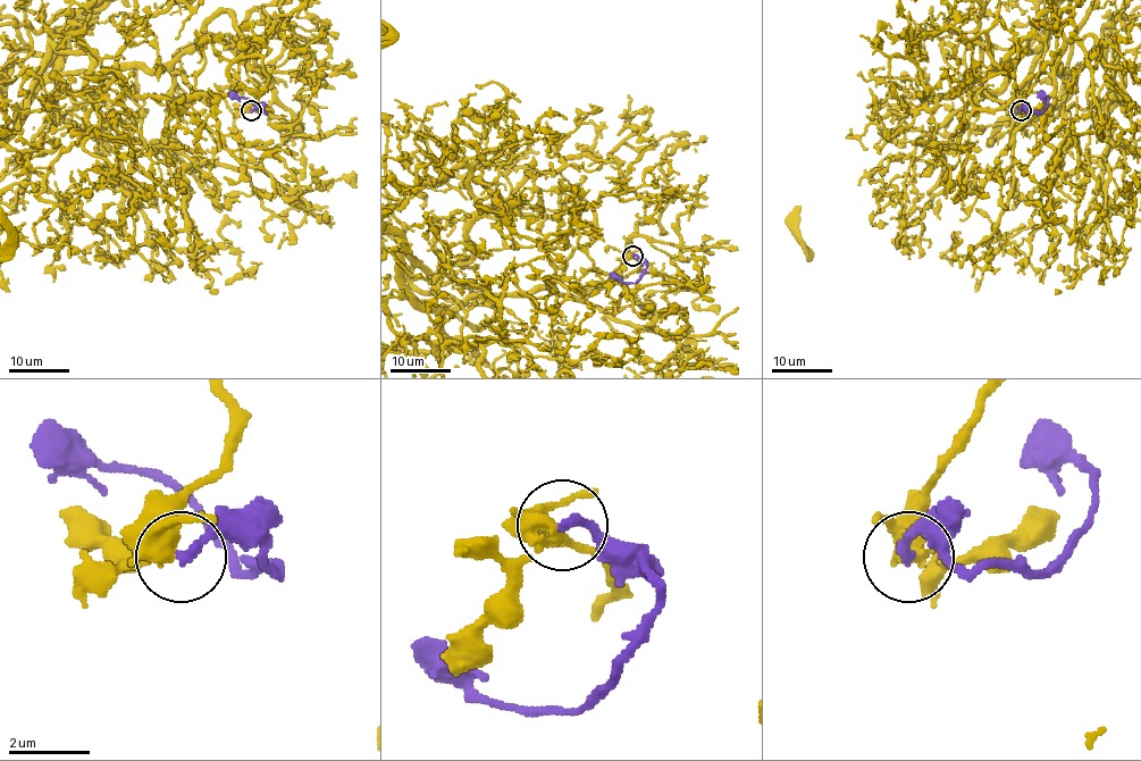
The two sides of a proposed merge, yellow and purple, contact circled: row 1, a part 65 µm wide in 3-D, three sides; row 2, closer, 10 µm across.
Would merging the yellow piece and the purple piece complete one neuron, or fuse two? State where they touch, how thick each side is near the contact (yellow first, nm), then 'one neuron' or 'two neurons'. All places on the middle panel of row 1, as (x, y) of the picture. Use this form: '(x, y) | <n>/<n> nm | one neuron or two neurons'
(632, 256) | 320/240 nm | two neurons

